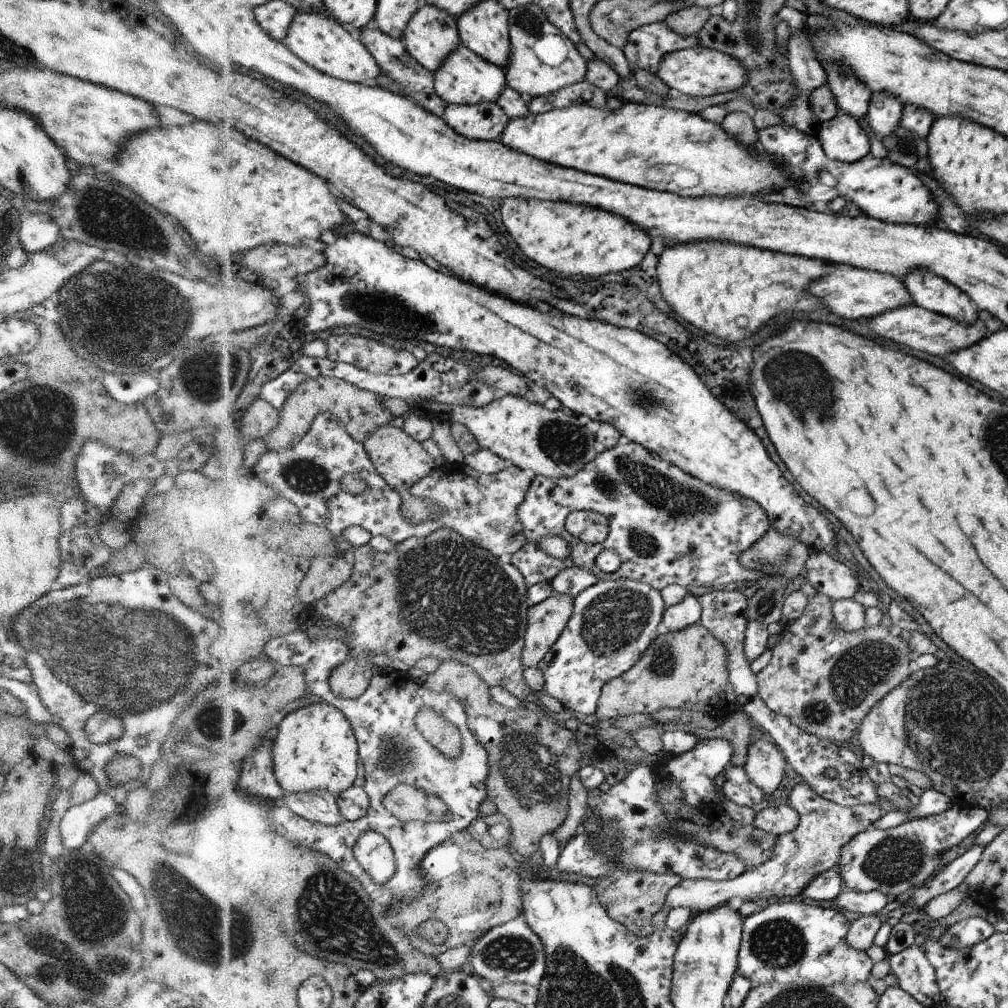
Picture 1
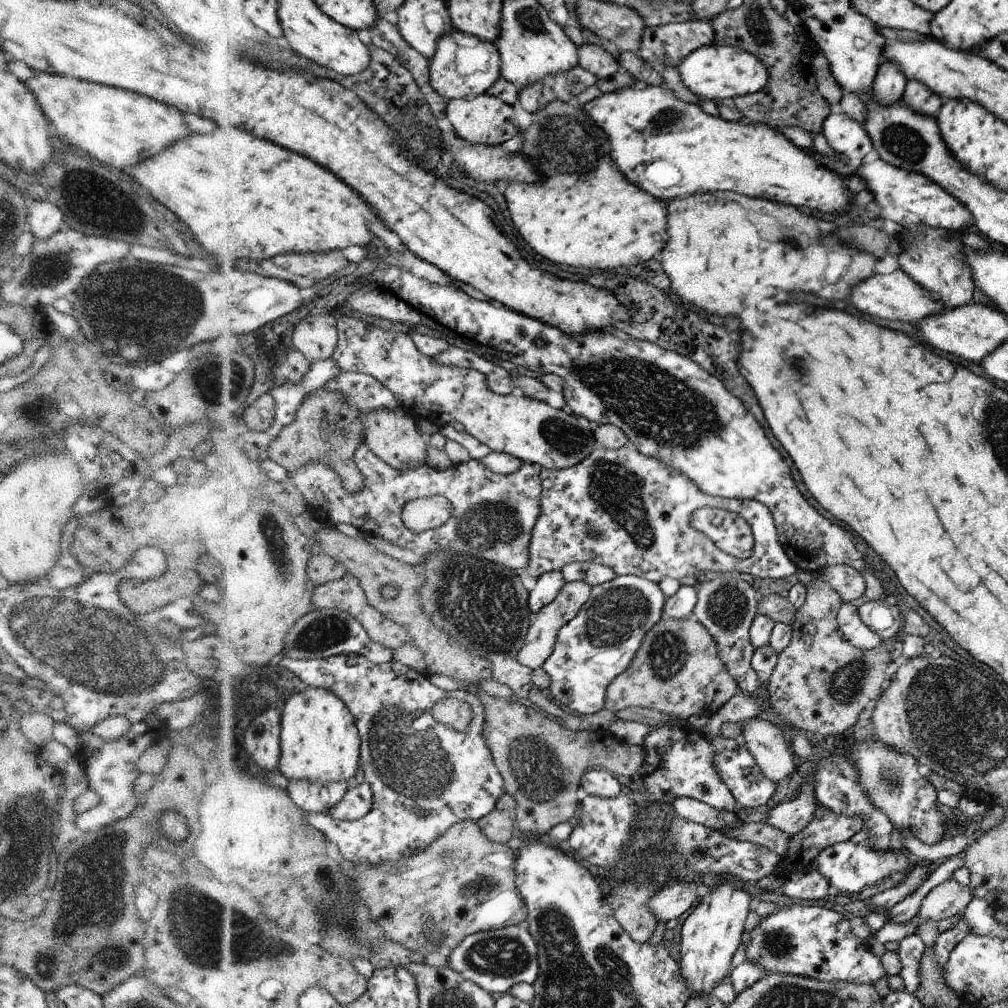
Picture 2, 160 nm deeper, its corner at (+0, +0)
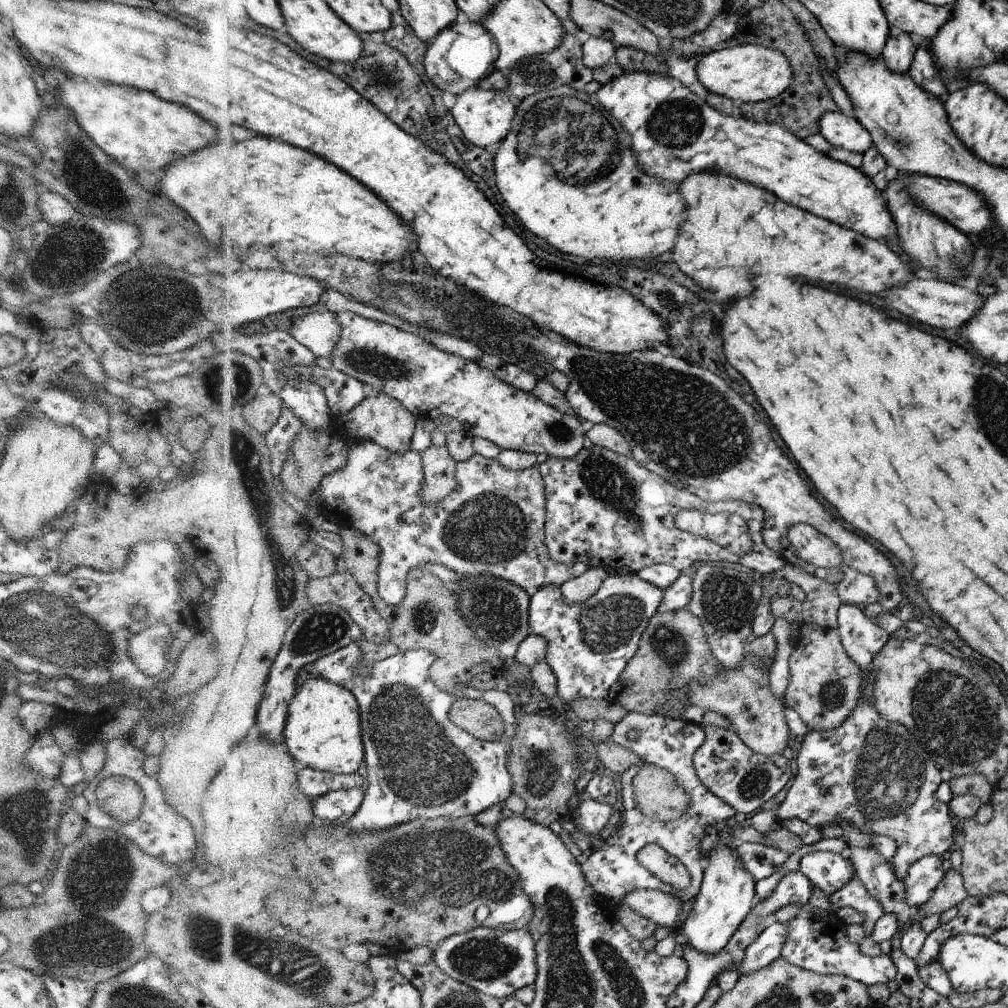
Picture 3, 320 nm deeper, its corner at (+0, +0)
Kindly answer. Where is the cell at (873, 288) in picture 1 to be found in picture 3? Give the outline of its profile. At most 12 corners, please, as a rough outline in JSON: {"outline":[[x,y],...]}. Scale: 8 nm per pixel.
{"outline":[[914,278],[886,302],[932,328],[960,331],[985,306],[976,291]]}

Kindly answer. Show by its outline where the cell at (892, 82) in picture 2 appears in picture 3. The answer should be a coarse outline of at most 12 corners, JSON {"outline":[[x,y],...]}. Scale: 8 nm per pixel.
{"outline":[[908,33],[890,35],[881,56],[908,72],[917,49]]}

